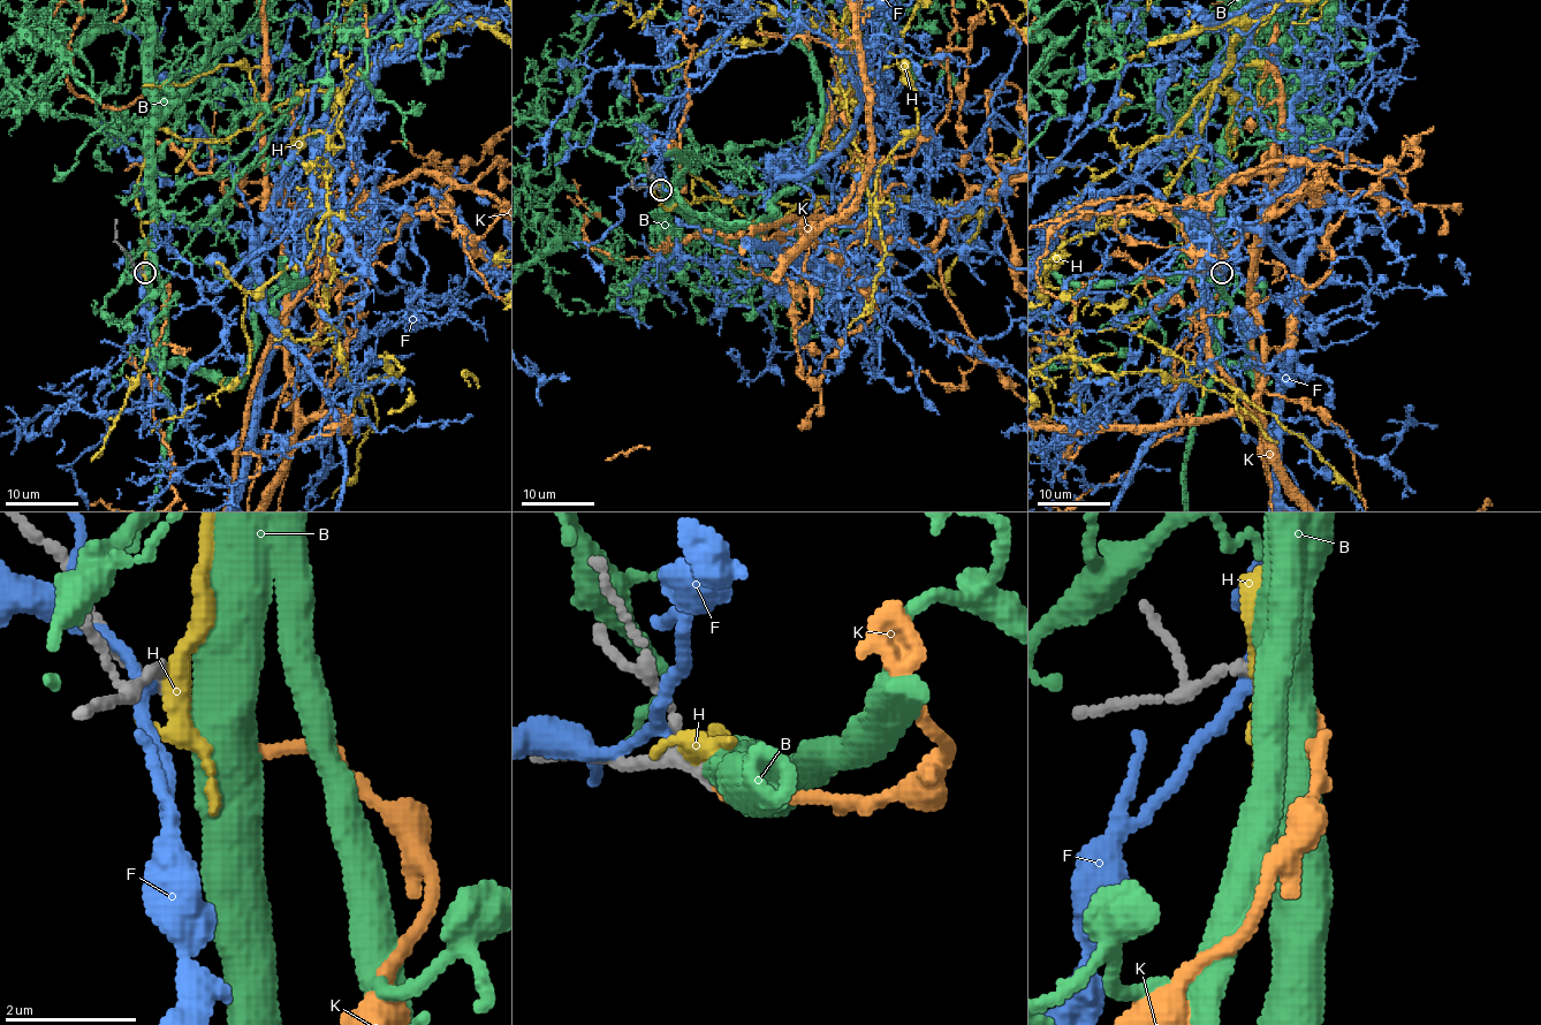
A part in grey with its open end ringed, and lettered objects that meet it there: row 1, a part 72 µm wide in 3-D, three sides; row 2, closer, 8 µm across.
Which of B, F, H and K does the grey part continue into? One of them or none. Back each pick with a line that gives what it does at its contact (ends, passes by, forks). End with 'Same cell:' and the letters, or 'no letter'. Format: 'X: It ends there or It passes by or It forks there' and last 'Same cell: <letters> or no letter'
K: It ends there
Same cell: K

